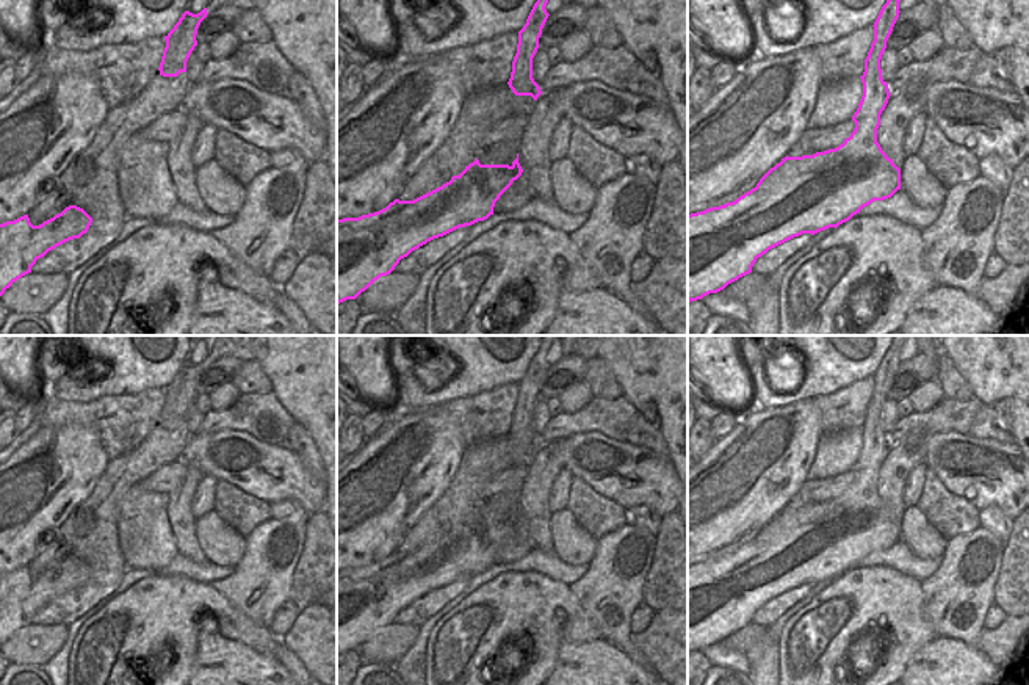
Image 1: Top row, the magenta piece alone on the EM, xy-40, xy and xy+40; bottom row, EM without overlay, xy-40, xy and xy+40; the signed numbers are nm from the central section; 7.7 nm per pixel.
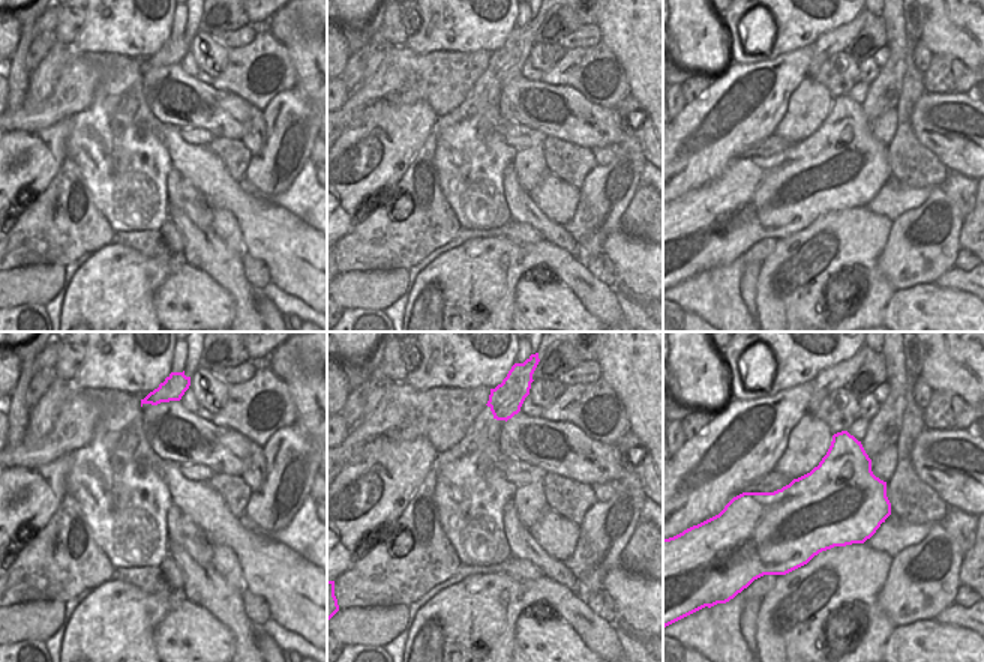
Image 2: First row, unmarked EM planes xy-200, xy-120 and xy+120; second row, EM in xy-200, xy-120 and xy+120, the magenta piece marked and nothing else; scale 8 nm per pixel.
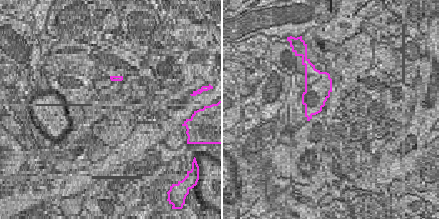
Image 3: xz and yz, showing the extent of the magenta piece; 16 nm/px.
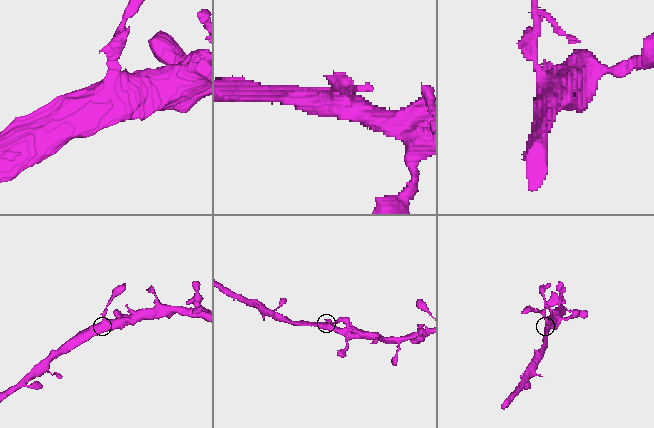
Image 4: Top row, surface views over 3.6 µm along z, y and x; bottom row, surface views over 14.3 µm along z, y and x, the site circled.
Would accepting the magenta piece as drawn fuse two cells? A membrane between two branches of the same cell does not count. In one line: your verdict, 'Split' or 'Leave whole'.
Split

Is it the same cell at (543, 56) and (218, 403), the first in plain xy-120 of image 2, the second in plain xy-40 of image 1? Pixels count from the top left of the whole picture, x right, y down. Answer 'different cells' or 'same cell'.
different cells

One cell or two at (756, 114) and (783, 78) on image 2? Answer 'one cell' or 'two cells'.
one cell

